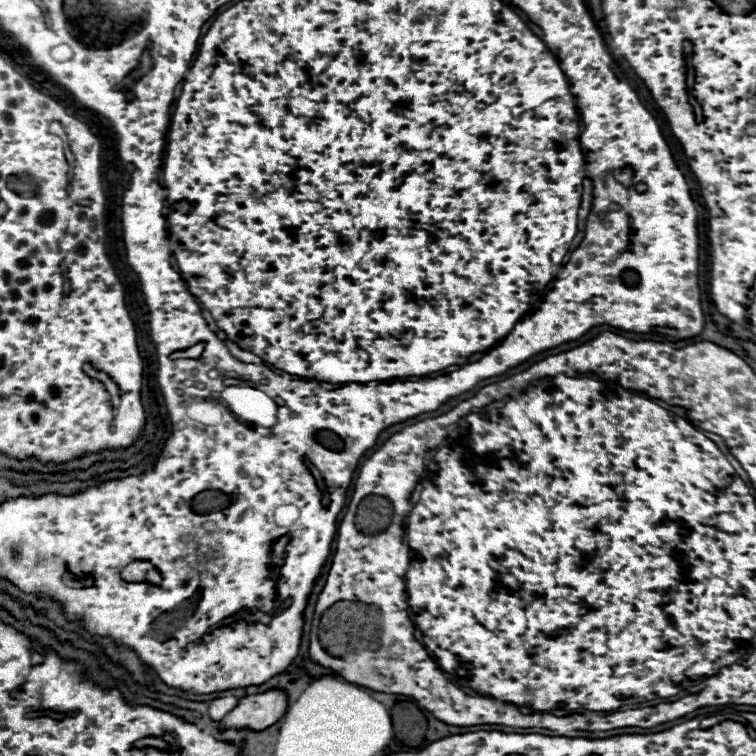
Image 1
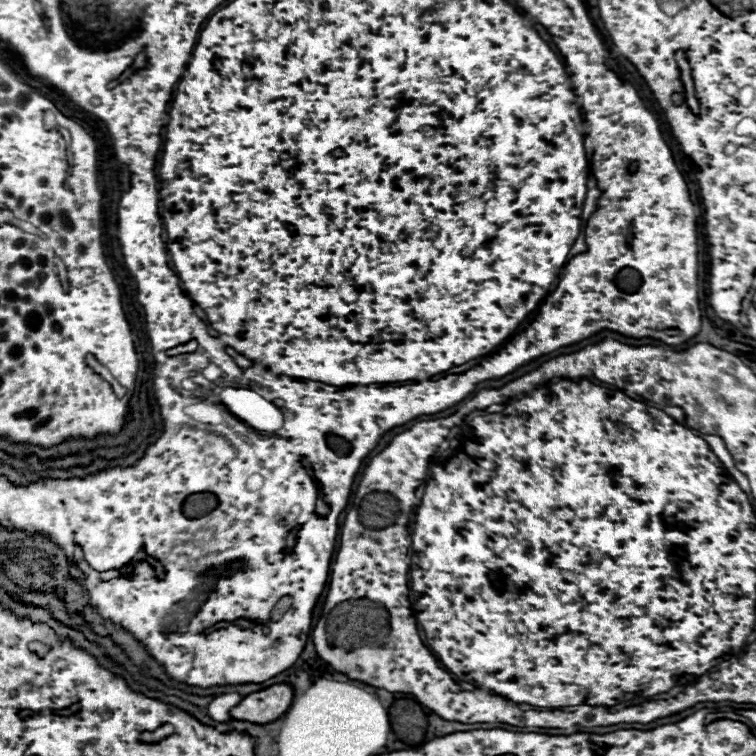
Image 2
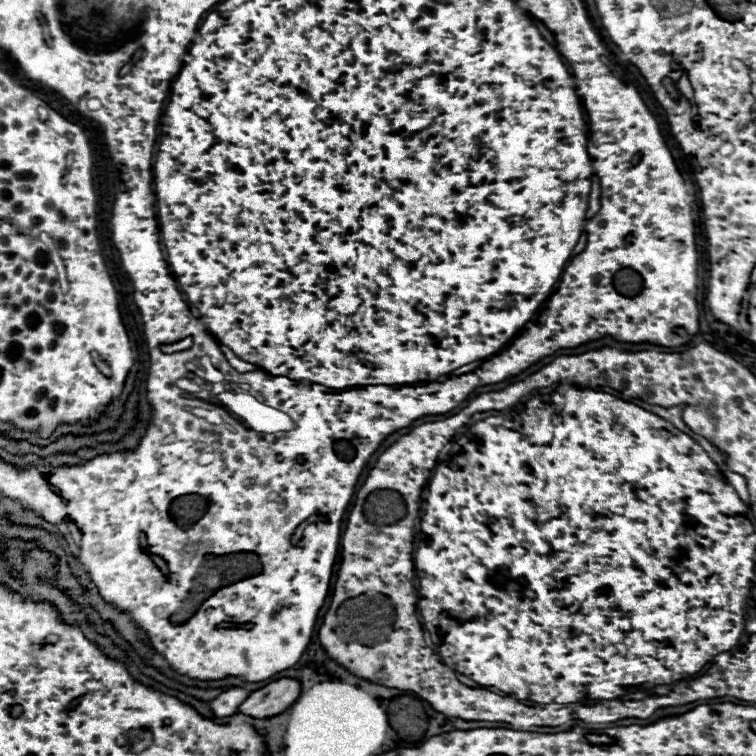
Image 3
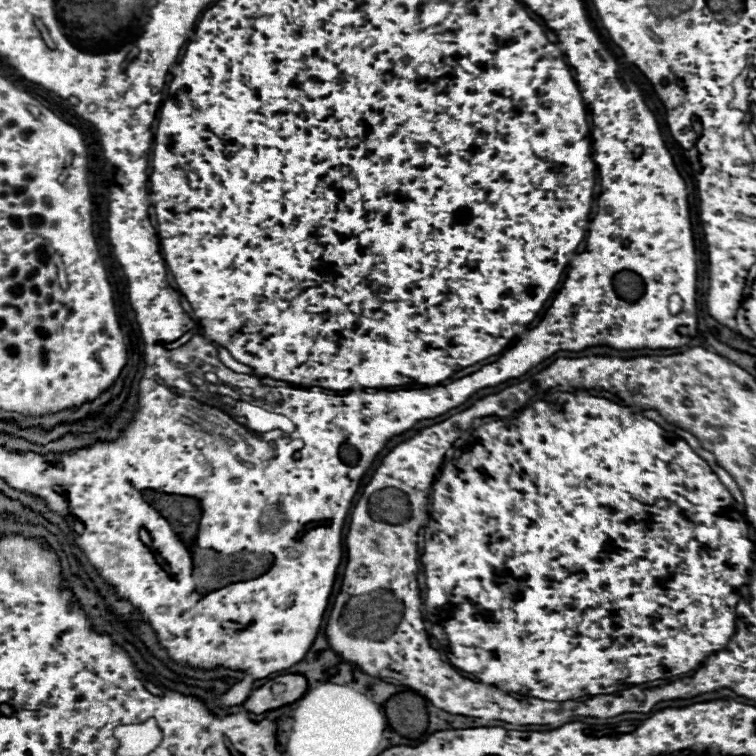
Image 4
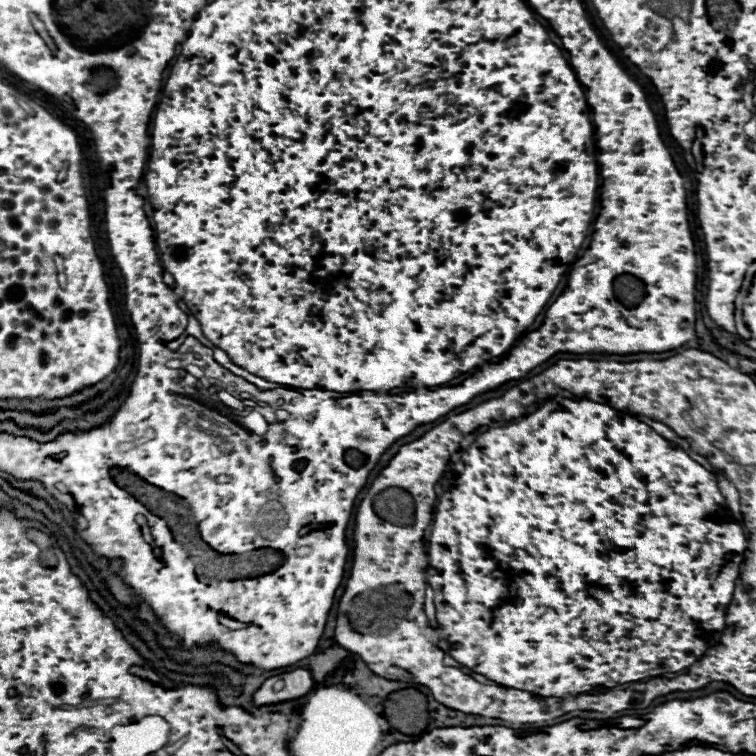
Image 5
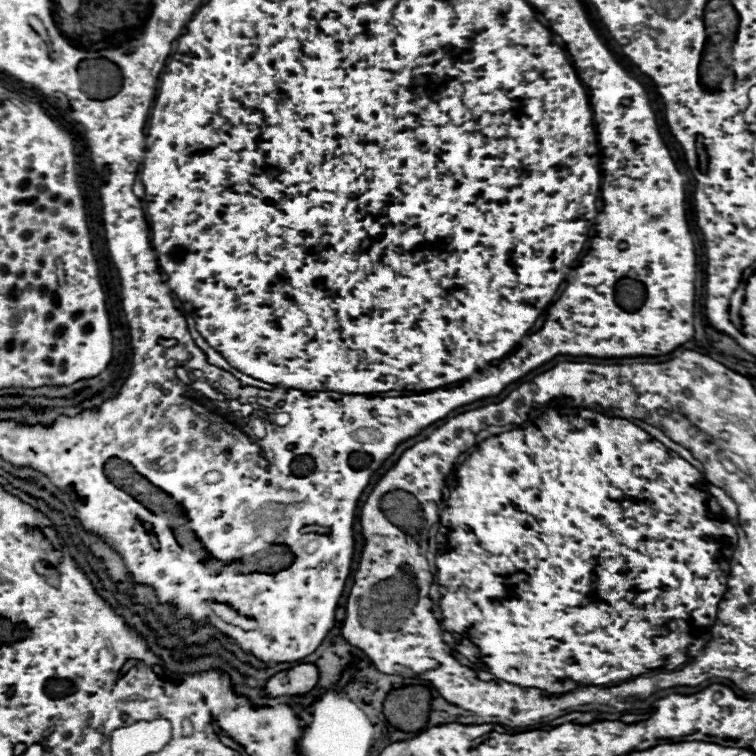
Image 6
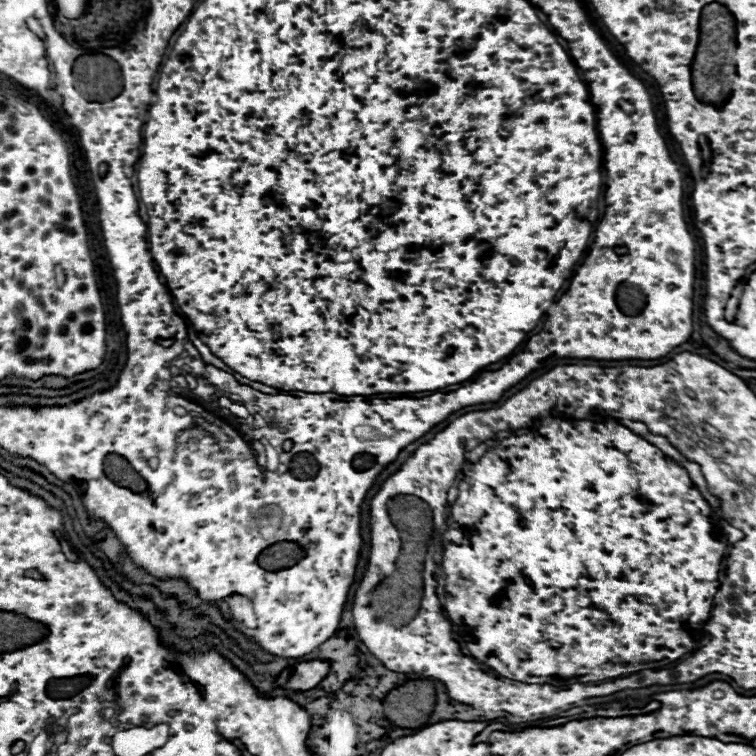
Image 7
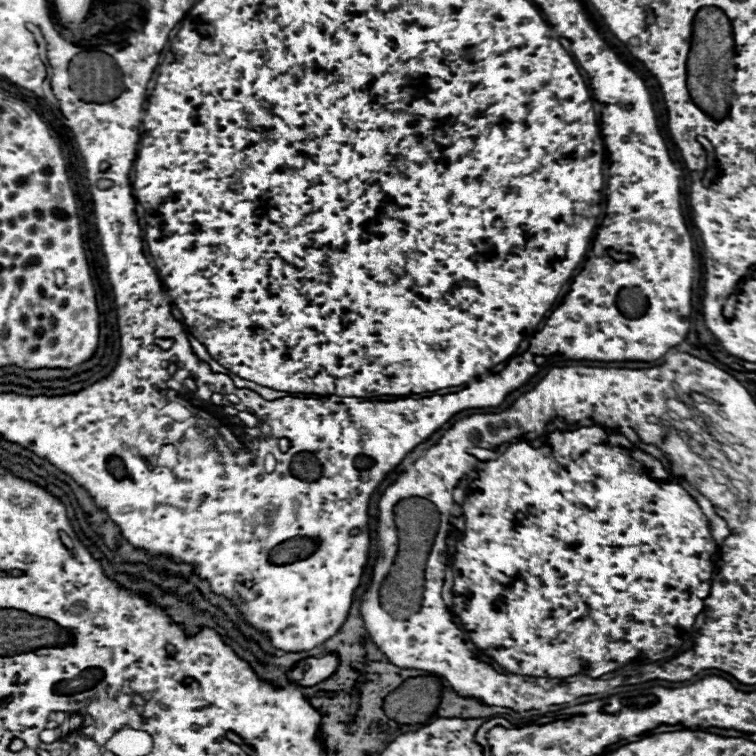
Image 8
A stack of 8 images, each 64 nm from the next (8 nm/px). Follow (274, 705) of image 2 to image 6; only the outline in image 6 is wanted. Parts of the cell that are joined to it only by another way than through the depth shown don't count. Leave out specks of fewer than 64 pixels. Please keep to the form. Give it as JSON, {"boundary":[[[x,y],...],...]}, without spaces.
{"boundary":[[[298,664],[292,670],[278,672],[266,682],[266,692],[270,696],[284,696],[284,694],[306,694],[318,684],[318,666],[314,664]]]}

